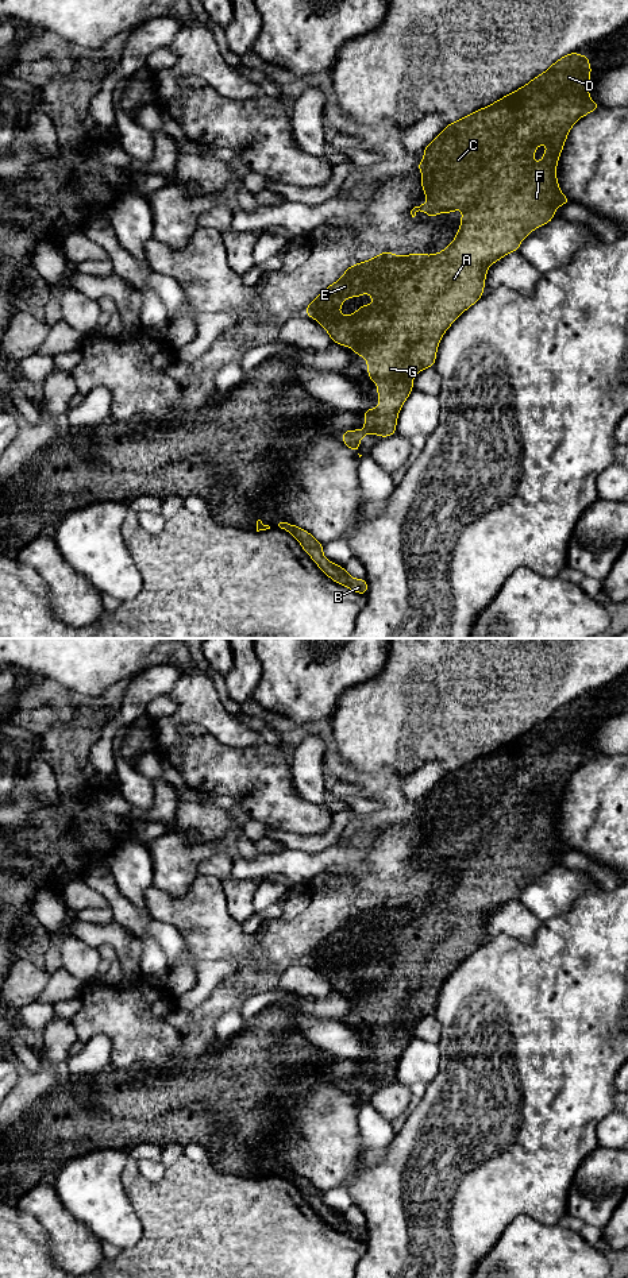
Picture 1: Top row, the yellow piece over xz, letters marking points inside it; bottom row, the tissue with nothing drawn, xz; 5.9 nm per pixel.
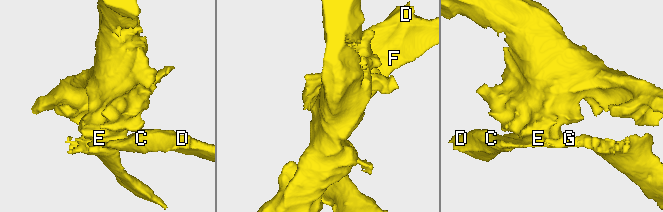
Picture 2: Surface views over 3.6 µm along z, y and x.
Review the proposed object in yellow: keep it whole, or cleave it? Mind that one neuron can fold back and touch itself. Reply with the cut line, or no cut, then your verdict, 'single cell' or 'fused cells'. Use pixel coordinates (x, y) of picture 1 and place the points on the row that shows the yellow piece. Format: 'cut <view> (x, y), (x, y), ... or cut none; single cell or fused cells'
cut xz (407, 257), (413, 267), (384, 288), (389, 324), (357, 351); fused cells

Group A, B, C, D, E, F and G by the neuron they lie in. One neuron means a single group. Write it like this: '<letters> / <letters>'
A B C D F G / E

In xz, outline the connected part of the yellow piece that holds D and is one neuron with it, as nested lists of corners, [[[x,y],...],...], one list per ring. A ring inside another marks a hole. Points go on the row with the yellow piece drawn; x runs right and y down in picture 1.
[[[577,51],[570,53],[516,92],[497,100],[490,107],[450,123],[424,148],[424,158],[416,167],[423,173],[421,186],[428,201],[415,206],[411,211],[412,217],[419,211],[425,211],[431,219],[442,212],[450,215],[455,209],[462,209],[463,216],[455,239],[446,250],[434,255],[423,255],[421,252],[407,255],[405,258],[413,263],[415,269],[400,281],[384,287],[390,306],[389,325],[381,335],[365,337],[365,347],[357,351],[357,356],[366,358],[369,378],[377,383],[380,408],[365,410],[363,430],[343,432],[343,444],[357,453],[365,435],[377,433],[380,437],[386,437],[396,433],[398,412],[413,390],[412,379],[423,368],[434,367],[436,350],[444,332],[482,297],[489,266],[504,255],[517,251],[525,236],[536,227],[554,219],[558,206],[571,202],[559,189],[556,163],[573,124],[579,117],[601,108],[589,97],[590,73],[589,57],[579,57]],[[540,143],[546,143],[548,148],[544,151],[543,159],[535,163],[532,157]]]

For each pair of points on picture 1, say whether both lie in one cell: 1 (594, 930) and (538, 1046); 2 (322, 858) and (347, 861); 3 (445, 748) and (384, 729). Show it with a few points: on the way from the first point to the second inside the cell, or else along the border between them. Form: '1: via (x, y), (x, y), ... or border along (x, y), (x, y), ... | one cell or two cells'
1: via (594, 958), (594, 983), (559, 1018) | one cell
2: via (328, 858), (341, 858) | one cell
3: via (430, 733), (426, 729), (399, 729) | one cell

